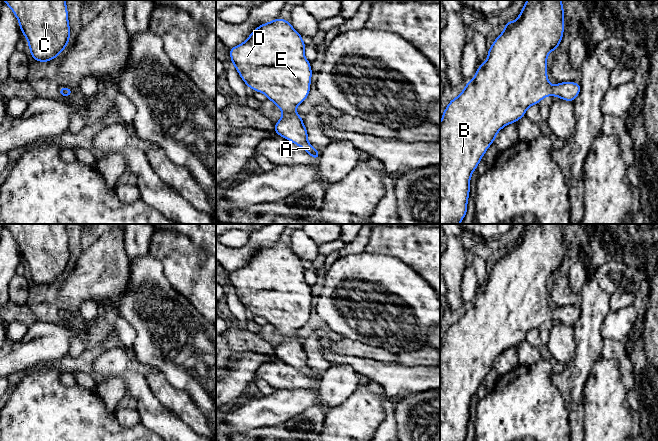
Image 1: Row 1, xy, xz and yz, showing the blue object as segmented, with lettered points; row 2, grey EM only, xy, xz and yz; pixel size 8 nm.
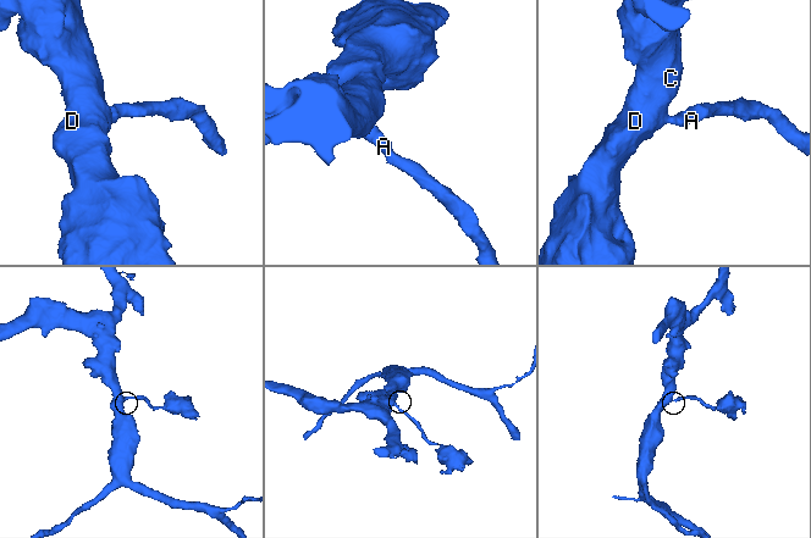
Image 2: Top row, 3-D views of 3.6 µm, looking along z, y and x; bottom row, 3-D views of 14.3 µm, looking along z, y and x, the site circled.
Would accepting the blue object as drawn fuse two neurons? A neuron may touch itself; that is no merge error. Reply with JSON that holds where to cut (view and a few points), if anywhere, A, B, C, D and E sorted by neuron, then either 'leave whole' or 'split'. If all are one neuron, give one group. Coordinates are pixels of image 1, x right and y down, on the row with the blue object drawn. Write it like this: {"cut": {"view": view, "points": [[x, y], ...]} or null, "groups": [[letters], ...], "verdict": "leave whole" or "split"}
{"cut": null, "groups": [["A", "B", "C", "D", "E"]], "verdict": "leave whole"}

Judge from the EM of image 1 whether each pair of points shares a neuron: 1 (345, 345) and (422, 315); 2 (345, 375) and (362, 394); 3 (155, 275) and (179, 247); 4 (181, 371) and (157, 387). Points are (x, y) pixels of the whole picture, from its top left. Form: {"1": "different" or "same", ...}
{"1": "different", "2": "different", "3": "different", "4": "different"}

